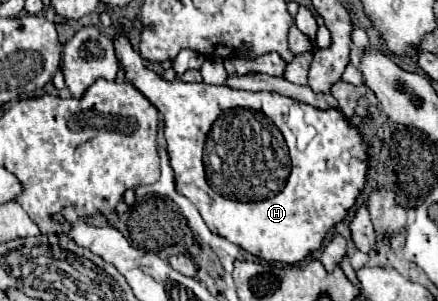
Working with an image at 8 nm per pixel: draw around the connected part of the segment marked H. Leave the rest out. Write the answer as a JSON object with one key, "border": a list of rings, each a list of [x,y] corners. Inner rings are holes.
{"border":[[[115,25],[115,31],[115,55],[125,77],[163,113],[167,153],[175,171],[175,189],[193,201],[207,227],[215,235],[265,261],[299,263],[311,251],[319,249],[325,233],[345,219],[347,209],[353,207],[365,185],[367,155],[363,135],[349,125],[345,115],[337,113],[337,109],[323,111],[306,105],[306,121],[317,129],[317,135],[305,151],[299,151],[295,137],[287,127],[287,111],[291,105],[289,97],[269,91],[239,91],[225,85],[215,87],[207,83],[165,81],[143,65],[141,55],[131,47],[129,37],[121,33],[119,25]],[[221,115],[229,115],[229,121],[233,119],[235,125],[213,125]]]}

